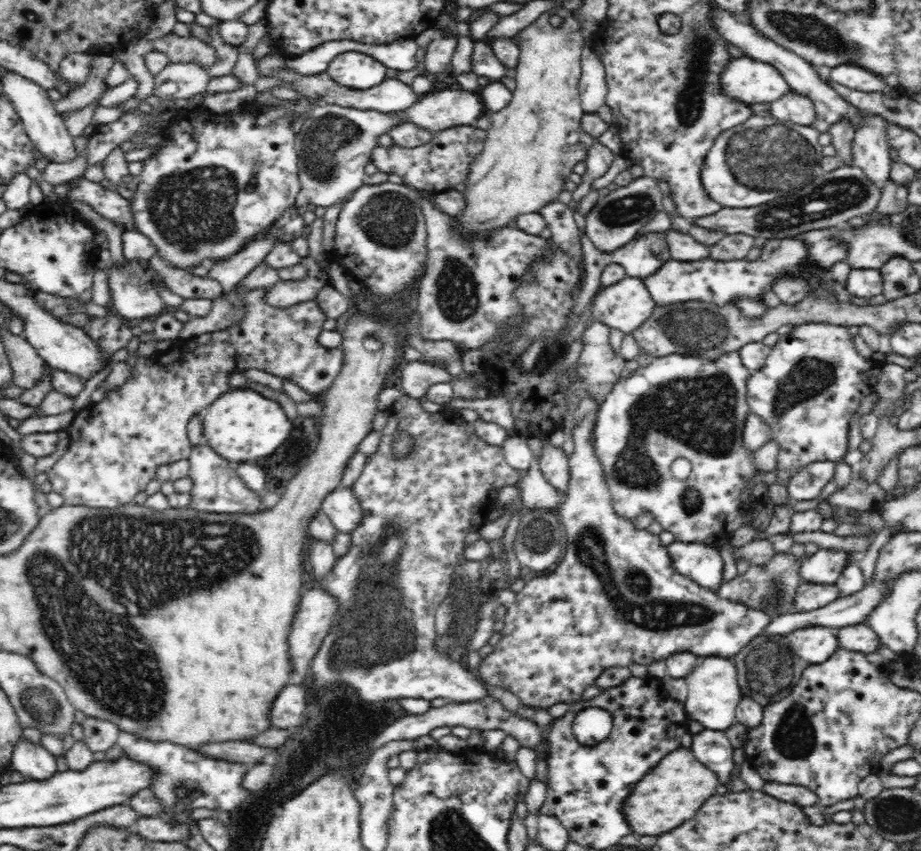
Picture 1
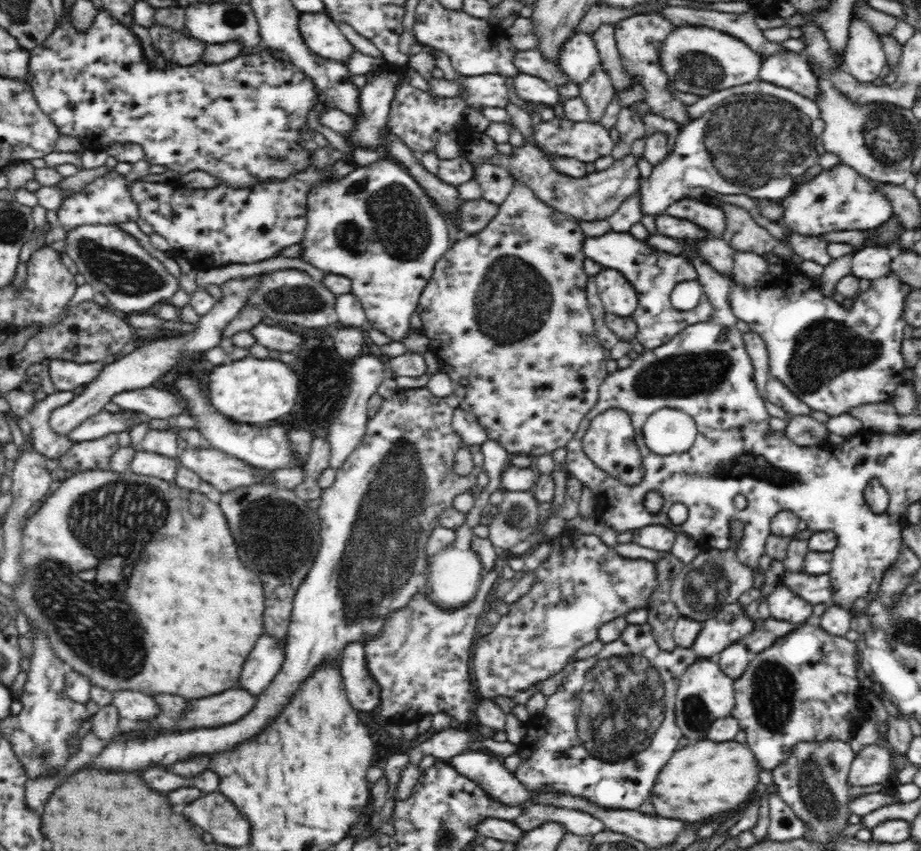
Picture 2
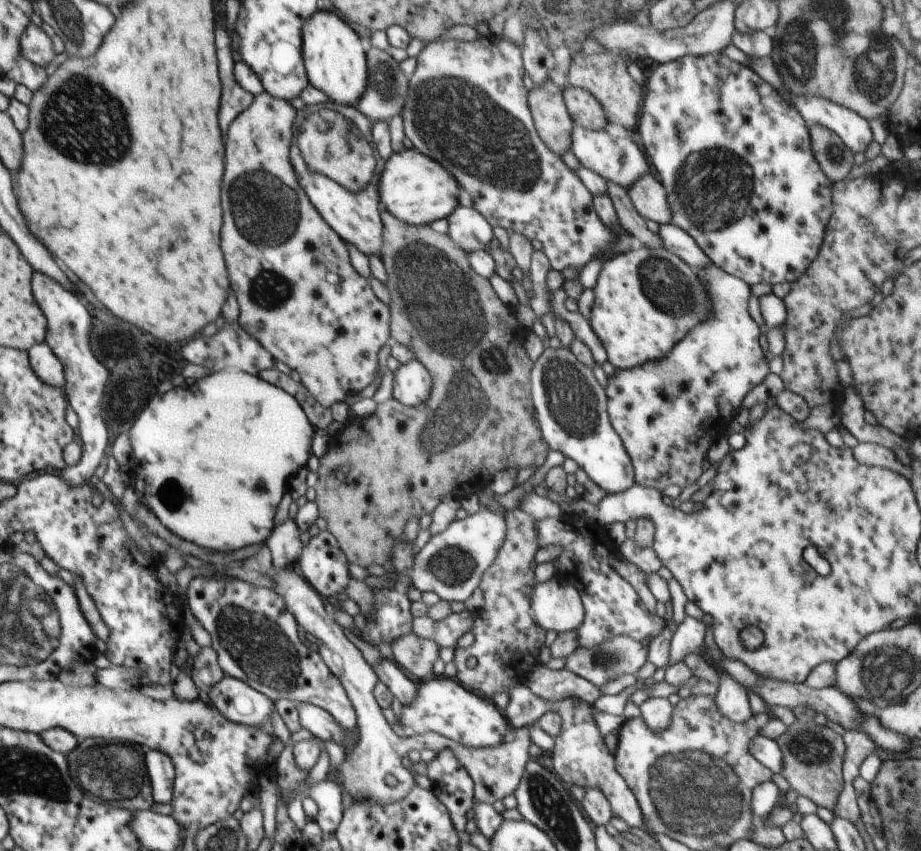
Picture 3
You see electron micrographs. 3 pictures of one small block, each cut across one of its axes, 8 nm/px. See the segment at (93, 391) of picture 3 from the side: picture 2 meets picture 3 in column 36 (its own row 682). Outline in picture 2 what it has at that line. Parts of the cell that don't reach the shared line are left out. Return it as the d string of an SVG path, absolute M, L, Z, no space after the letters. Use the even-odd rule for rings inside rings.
M425 386L398 390L390 399L383 399L378 412L374 414L372 418L369 418L362 442L360 442L356 450L346 459L346 462L344 462L340 468L336 469L334 483L329 488L324 489L321 494L321 504L318 507L319 518L317 520L317 524L321 526L321 546L320 550L318 550L316 562L314 562L314 565L310 568L309 574L304 578L304 582L302 582L302 585L298 588L298 592L293 600L292 614L286 644L284 646L284 662L282 668L280 668L280 672L275 675L271 684L265 689L266 694L262 694L262 698L258 700L256 708L254 708L250 714L242 716L242 720L237 720L236 722L224 726L210 727L209 729L190 729L182 732L158 733L157 736L146 738L146 740L141 740L141 738L127 738L127 734L124 734L124 736L119 734L116 738L110 739L109 743L100 751L99 755L96 755L96 758L94 758L92 762L102 762L102 766L122 766L122 770L146 770L146 768L152 768L152 766L164 766L170 769L176 762L186 760L186 758L194 758L196 754L197 756L202 756L203 754L203 756L210 757L214 756L214 754L218 754L218 752L234 750L238 744L242 744L242 742L246 742L246 740L258 736L272 720L276 720L278 714L284 710L284 706L293 700L295 693L300 689L304 679L310 678L322 662L329 660L329 662L333 662L335 666L340 667L340 662L342 662L342 648L344 648L344 646L348 646L348 644L352 644L352 642L359 642L363 645L363 640L366 637L371 637L377 632L384 631L384 622L386 622L388 614L391 614L394 610L400 611L400 608L406 606L406 602L410 602L410 598L414 596L418 590L424 589L427 584L429 558L426 552L426 542L428 542L432 530L440 526L438 518L440 518L444 510L453 507L452 502L454 502L454 498L456 498L458 494L466 492L476 485L477 476L483 471L484 455L482 454L481 448L479 445L470 445L470 452L474 463L472 471L469 476L460 476L454 473L452 467L454 466L454 456L456 456L456 452L458 452L460 448L464 448L465 444L452 426L452 416L453 408L450 407L443 398L432 395Z

